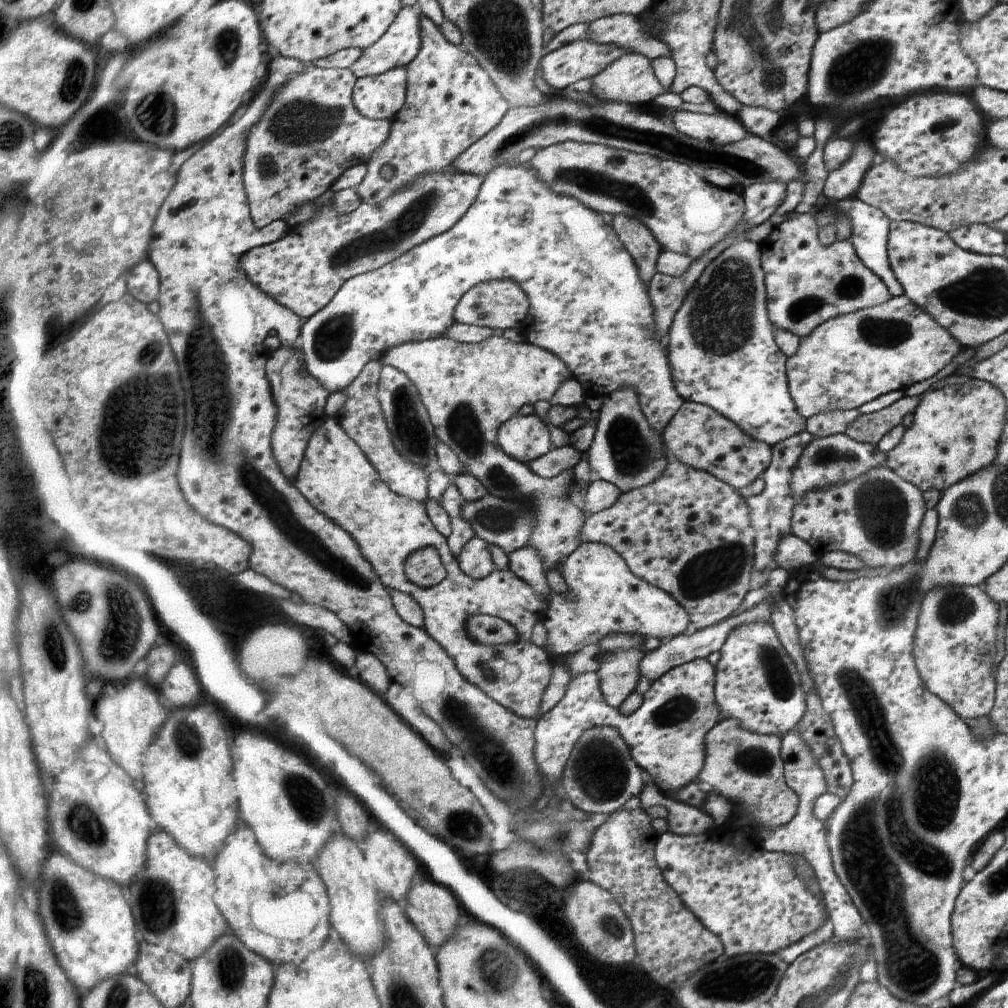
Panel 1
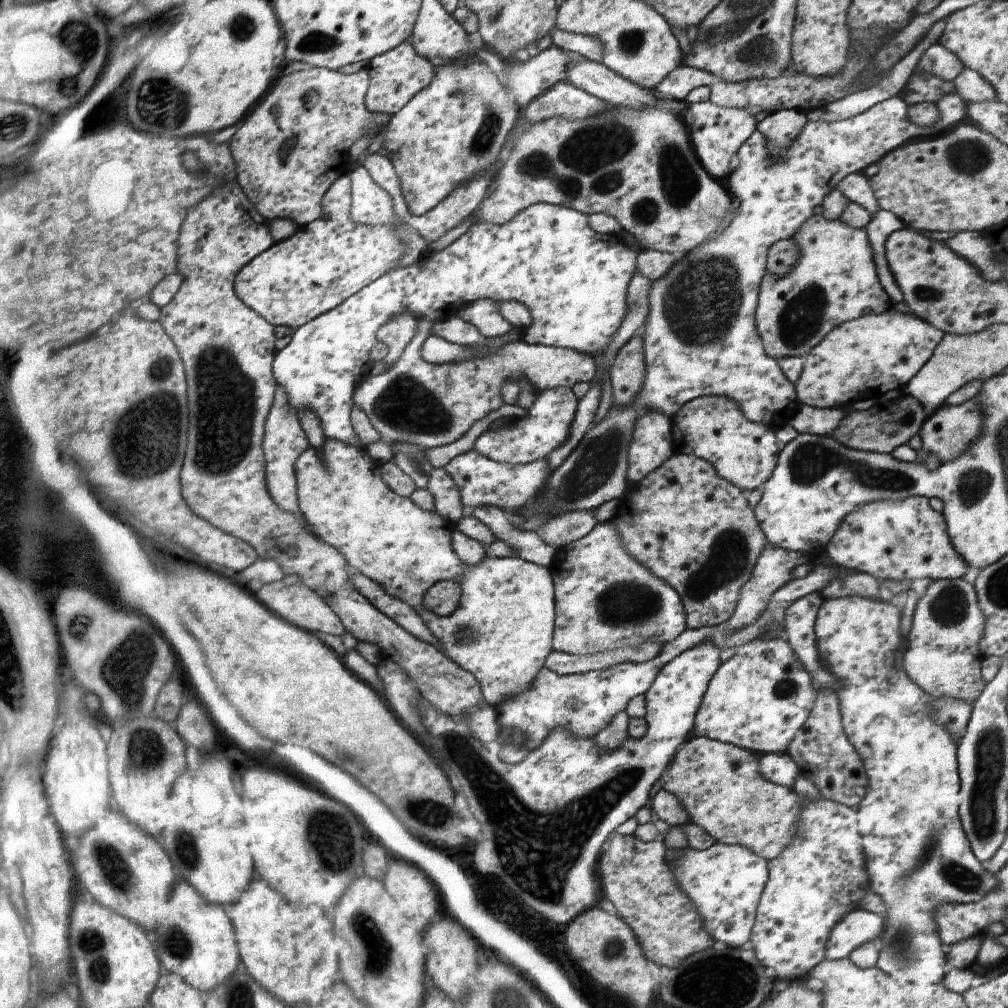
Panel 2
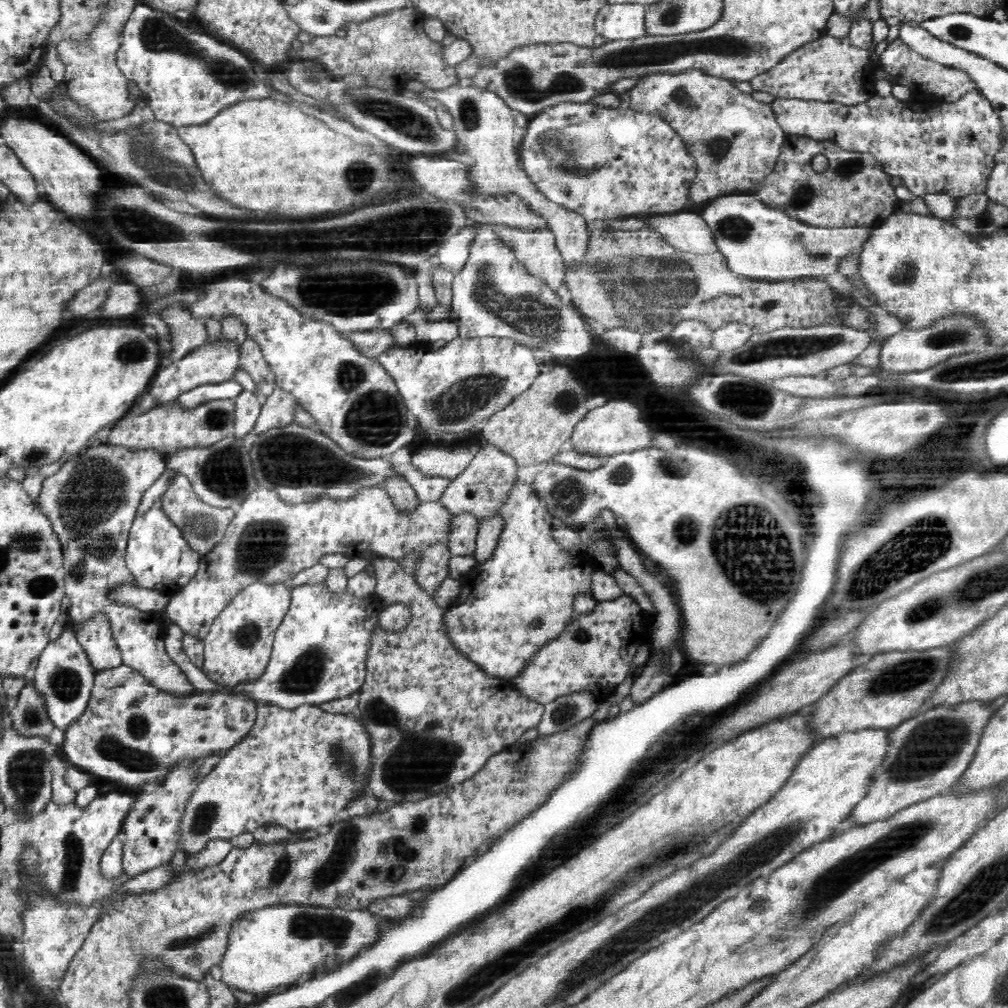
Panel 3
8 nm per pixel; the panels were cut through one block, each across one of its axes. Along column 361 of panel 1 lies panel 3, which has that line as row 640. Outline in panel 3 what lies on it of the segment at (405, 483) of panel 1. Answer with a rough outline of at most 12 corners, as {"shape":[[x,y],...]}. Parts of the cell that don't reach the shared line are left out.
{"shape":[[376,556],[355,713],[368,790],[416,802],[472,778],[545,705],[448,641],[444,608]]}

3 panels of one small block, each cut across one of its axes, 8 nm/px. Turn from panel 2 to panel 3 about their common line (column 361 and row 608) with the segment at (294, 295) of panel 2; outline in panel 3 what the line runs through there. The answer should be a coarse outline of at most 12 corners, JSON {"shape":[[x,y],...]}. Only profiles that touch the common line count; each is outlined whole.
{"shape":[[253,582],[220,611],[200,670],[256,681],[290,608],[291,587]]}

